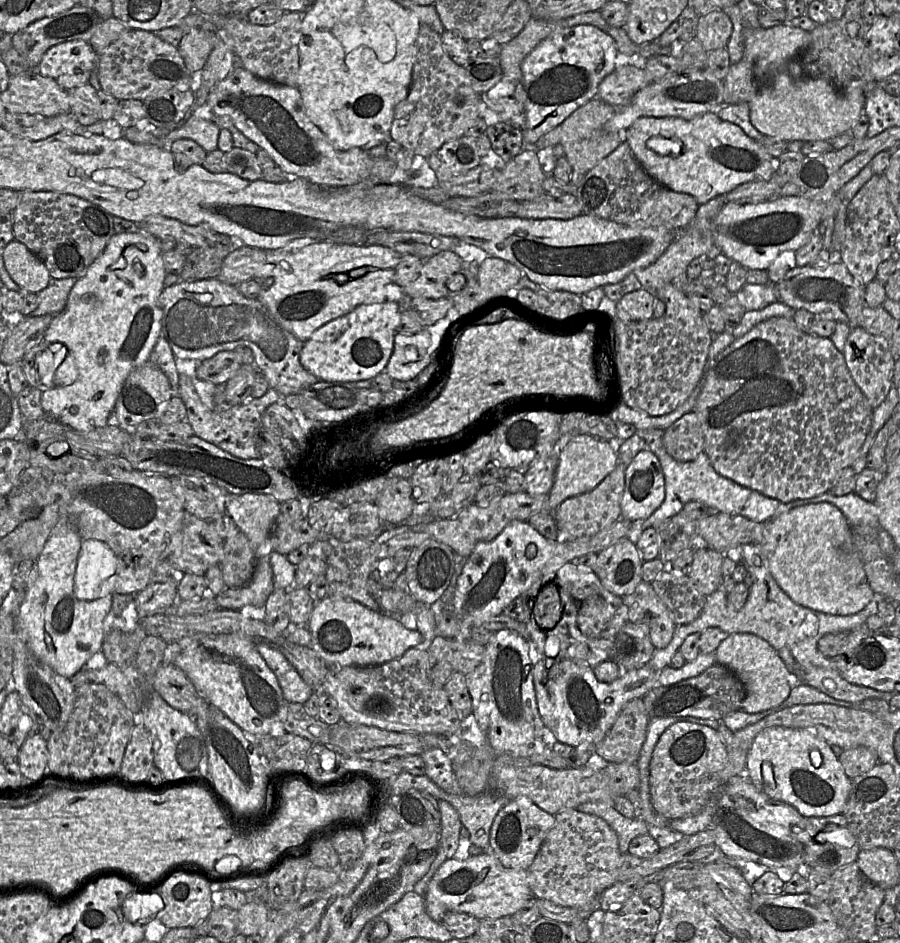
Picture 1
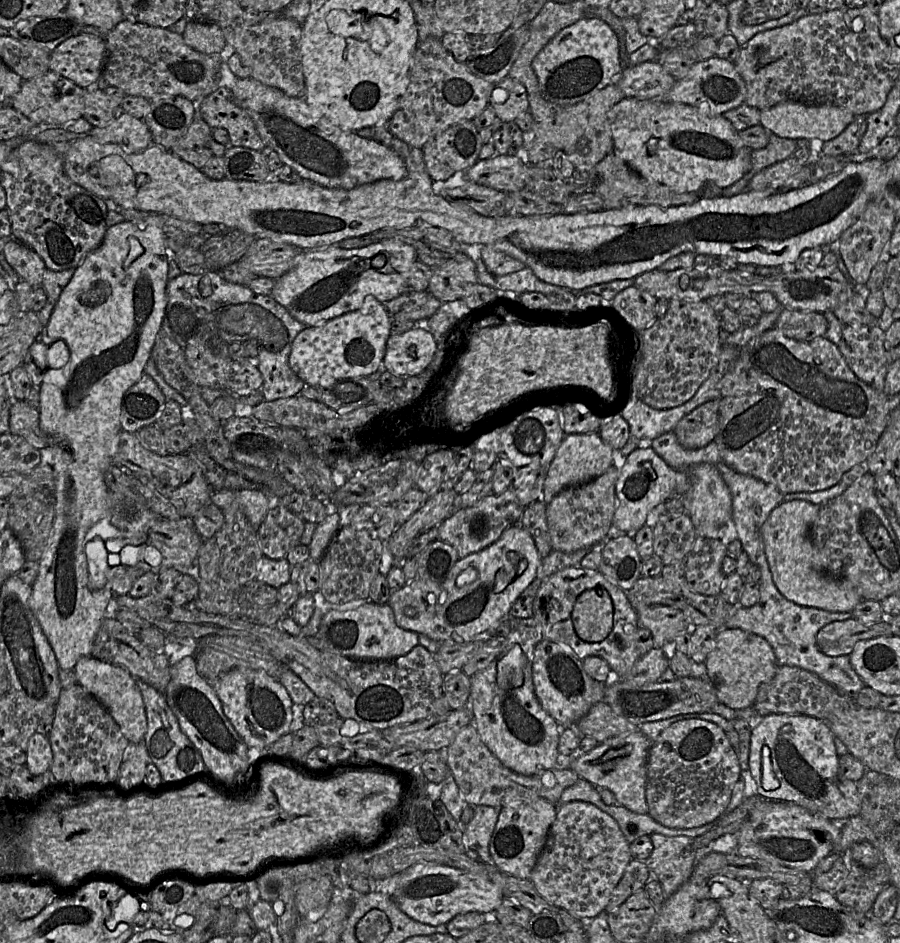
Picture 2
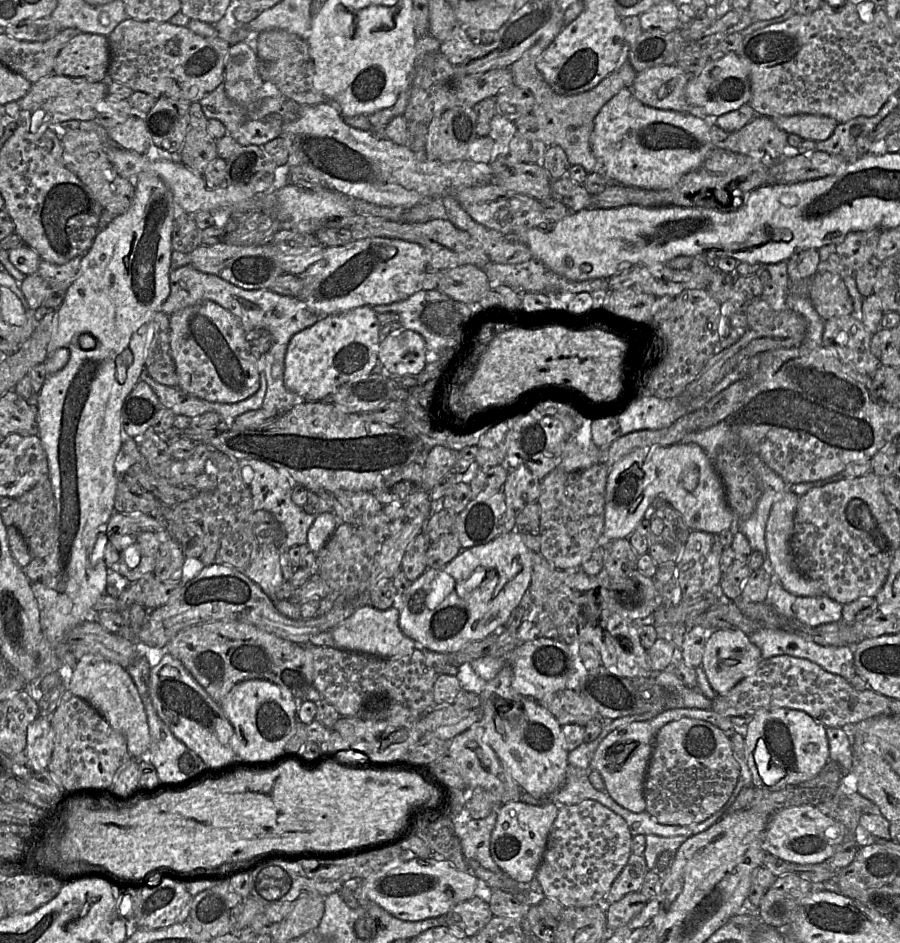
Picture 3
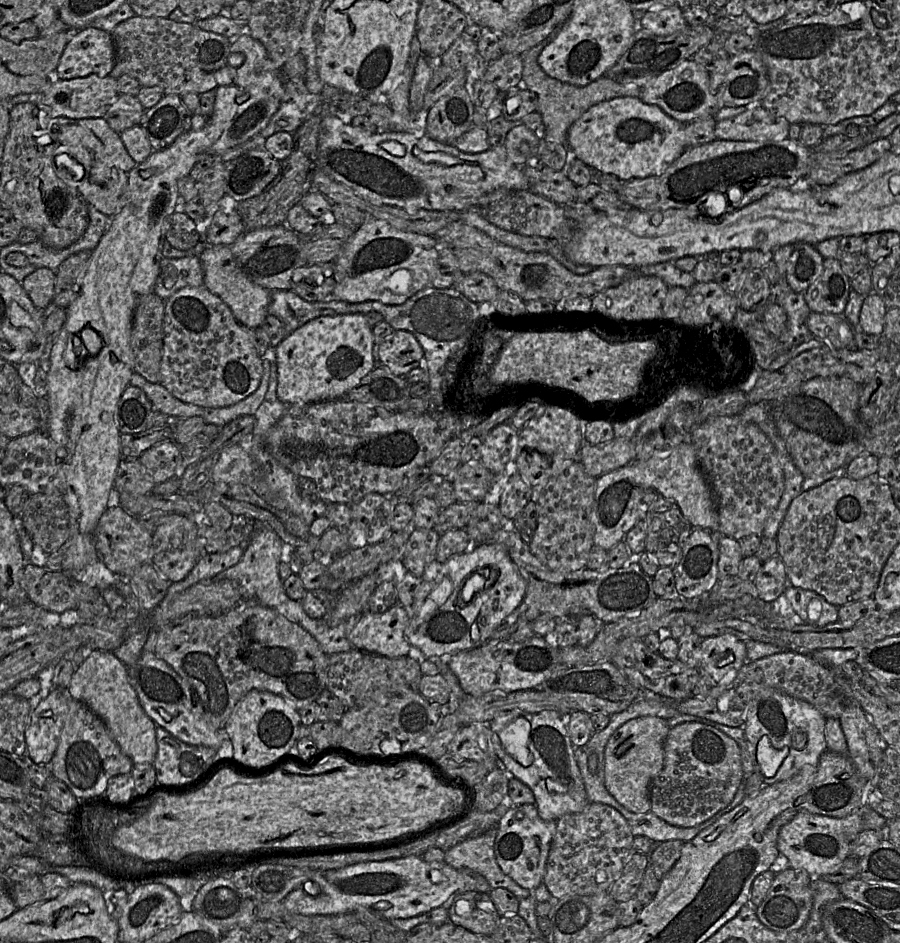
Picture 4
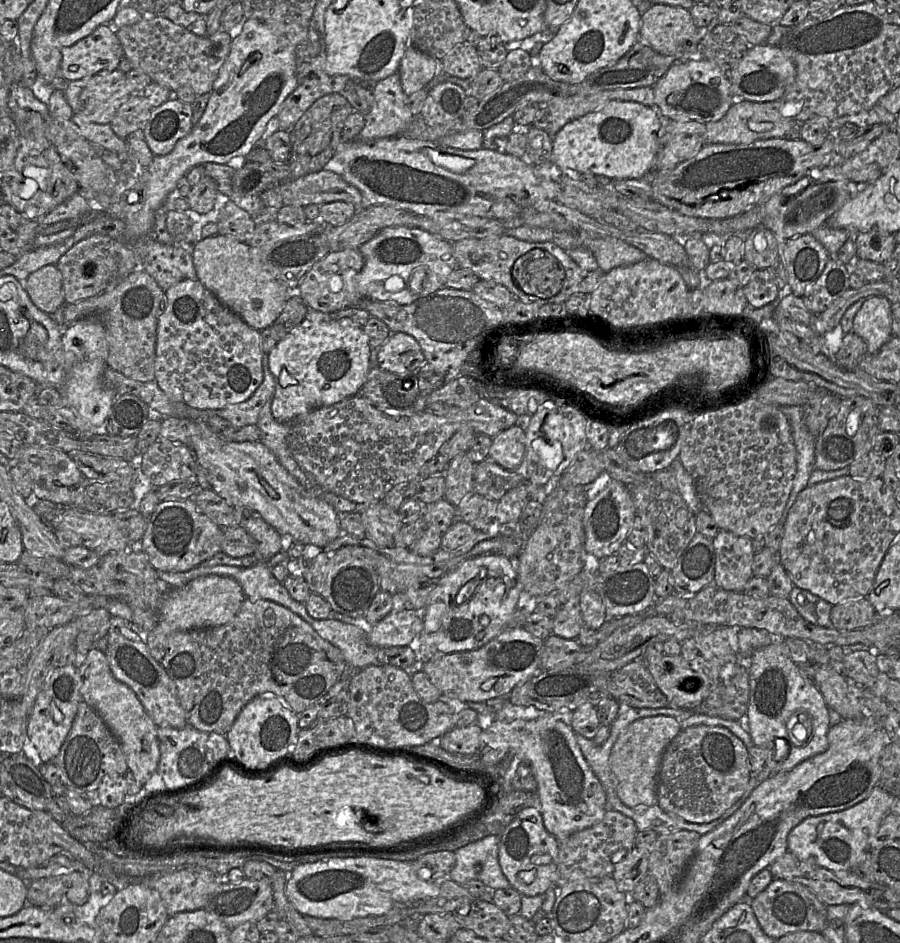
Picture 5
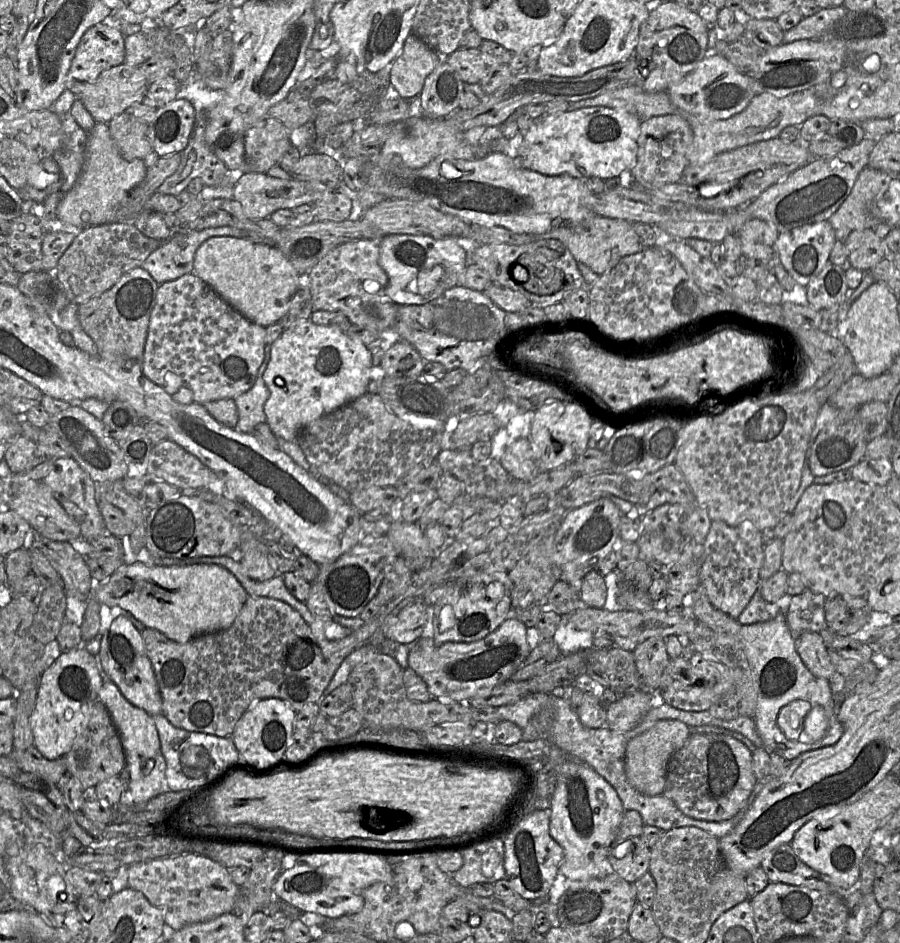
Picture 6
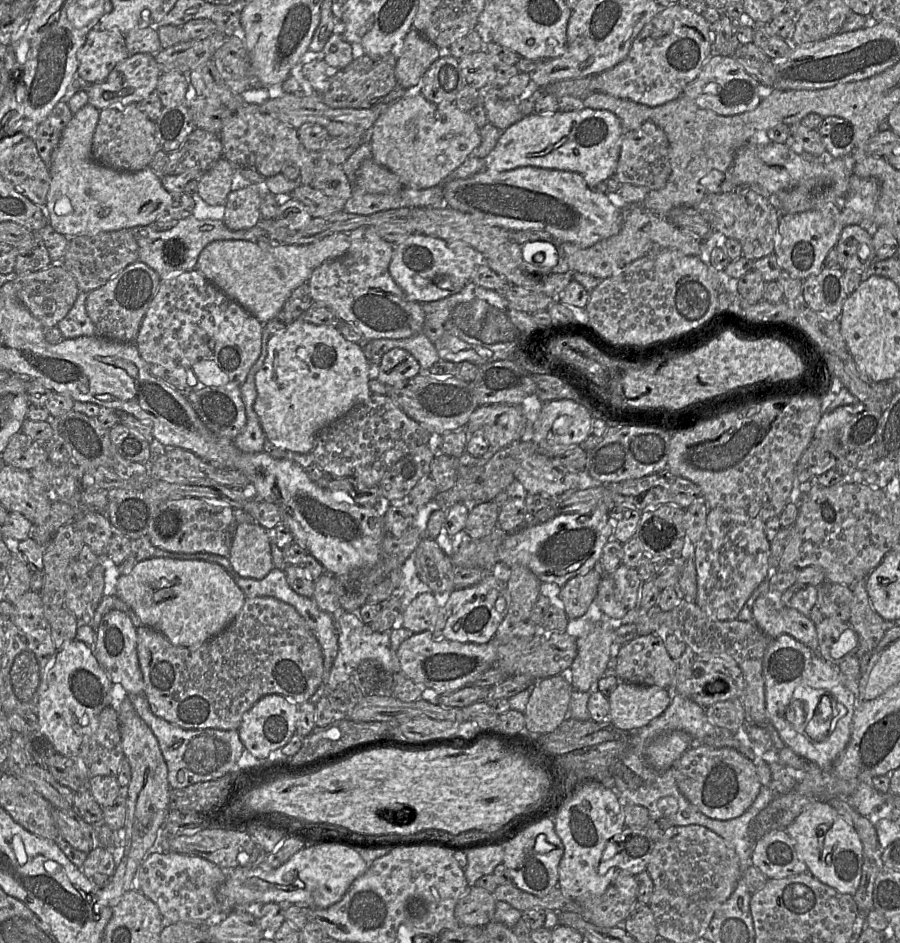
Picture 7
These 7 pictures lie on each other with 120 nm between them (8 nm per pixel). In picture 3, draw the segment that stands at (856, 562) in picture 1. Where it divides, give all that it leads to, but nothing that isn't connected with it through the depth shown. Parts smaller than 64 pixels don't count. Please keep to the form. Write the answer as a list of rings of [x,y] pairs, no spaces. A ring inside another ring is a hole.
[[[787,492],[784,497],[776,502],[770,512],[766,525],[766,550],[770,560],[771,572],[781,586],[795,596],[816,597],[823,596],[822,585],[803,576],[796,568],[790,547],[794,529],[798,499],[800,497],[792,492]]]

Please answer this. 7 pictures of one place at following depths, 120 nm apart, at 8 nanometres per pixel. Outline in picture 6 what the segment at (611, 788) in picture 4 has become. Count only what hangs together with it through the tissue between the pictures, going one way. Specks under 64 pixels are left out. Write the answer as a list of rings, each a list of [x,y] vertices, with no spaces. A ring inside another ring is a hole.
[[[660,720],[650,729],[632,738],[626,746],[625,772],[630,784],[642,794],[663,794],[669,760],[688,740],[689,726],[679,720]]]

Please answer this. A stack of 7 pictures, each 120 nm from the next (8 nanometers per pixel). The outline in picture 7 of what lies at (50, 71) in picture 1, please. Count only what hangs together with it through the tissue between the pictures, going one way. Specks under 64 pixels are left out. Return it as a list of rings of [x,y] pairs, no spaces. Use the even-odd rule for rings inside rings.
[[[94,27],[88,32],[80,50],[76,79],[82,85],[101,82],[128,56],[125,34]]]

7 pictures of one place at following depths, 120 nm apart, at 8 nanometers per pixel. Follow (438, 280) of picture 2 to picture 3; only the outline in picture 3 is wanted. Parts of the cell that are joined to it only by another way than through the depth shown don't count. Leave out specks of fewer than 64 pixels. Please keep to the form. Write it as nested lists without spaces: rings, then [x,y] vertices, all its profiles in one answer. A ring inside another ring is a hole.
[[[465,264],[441,271],[437,289],[454,300],[469,304],[479,302],[490,289],[488,277],[473,264]]]

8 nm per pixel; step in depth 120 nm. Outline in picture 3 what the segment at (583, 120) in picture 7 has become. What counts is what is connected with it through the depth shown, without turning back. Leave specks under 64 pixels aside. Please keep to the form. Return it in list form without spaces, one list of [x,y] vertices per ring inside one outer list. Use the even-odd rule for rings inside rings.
[[[623,88],[603,105],[594,120],[590,138],[598,169],[611,181],[641,189],[666,190],[674,187],[688,172],[699,168],[713,149],[710,141],[710,118],[689,113],[662,110],[644,105],[630,88]]]

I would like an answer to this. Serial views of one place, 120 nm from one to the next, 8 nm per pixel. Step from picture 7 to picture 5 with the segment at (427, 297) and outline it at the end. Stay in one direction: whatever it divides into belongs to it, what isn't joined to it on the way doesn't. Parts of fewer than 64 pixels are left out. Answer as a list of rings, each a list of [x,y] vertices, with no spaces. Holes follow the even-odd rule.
[[[418,227],[383,228],[361,245],[359,250],[364,258],[364,266],[357,276],[357,290],[362,298],[377,301],[411,304],[418,298],[445,287],[450,273],[457,267],[453,244]],[[418,267],[423,268],[426,278],[419,289],[413,290],[410,282]]]

